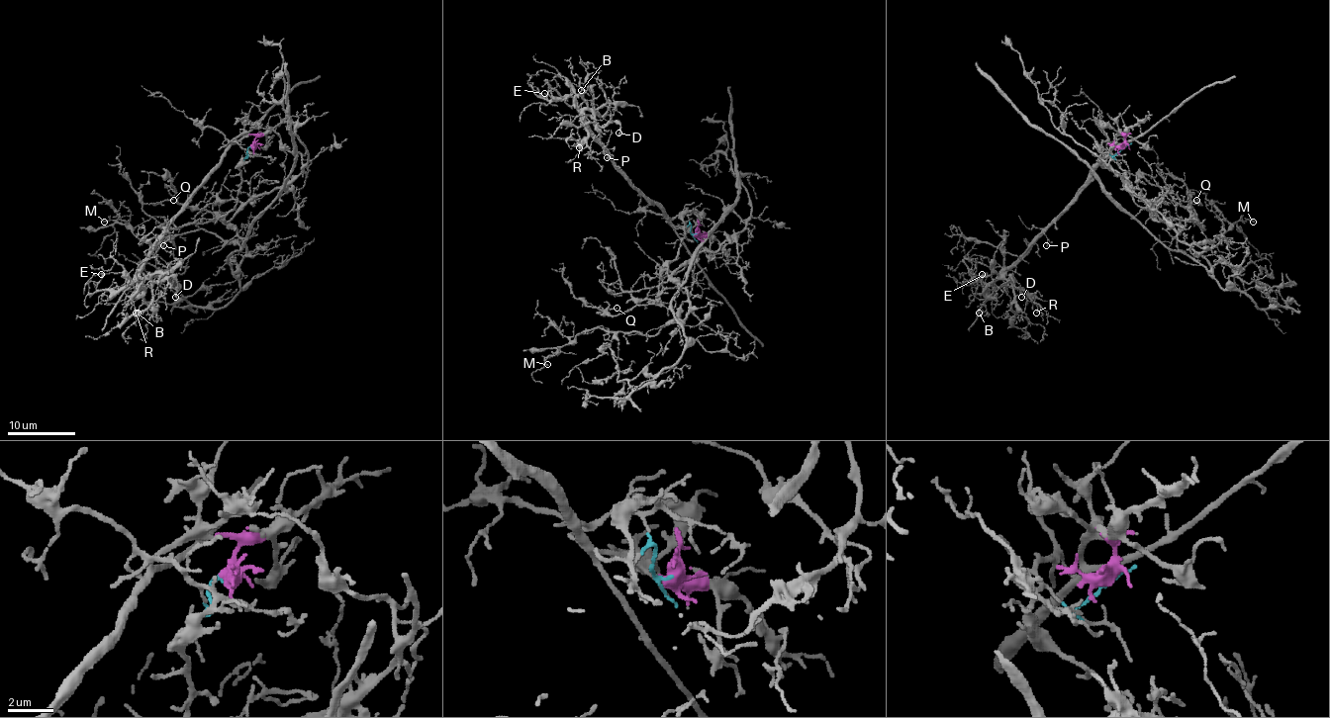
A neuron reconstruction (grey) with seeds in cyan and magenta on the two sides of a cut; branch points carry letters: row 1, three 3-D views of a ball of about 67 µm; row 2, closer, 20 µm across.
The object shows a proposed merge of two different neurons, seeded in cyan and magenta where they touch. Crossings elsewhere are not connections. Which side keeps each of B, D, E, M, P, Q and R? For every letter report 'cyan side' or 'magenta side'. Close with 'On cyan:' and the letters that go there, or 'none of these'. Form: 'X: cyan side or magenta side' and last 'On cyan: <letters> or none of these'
B: magenta side
D: magenta side
E: magenta side
M: cyan side
P: magenta side
Q: cyan side
R: magenta side
On cyan: M, Q

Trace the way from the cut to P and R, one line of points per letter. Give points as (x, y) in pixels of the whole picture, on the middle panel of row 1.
P: (695, 234), (672, 224), (615, 164), (612, 155), (612, 158), (607, 157)
R: (695, 234), (672, 224), (610, 158), (581, 115), (588, 136), (583, 148), (580, 147)

